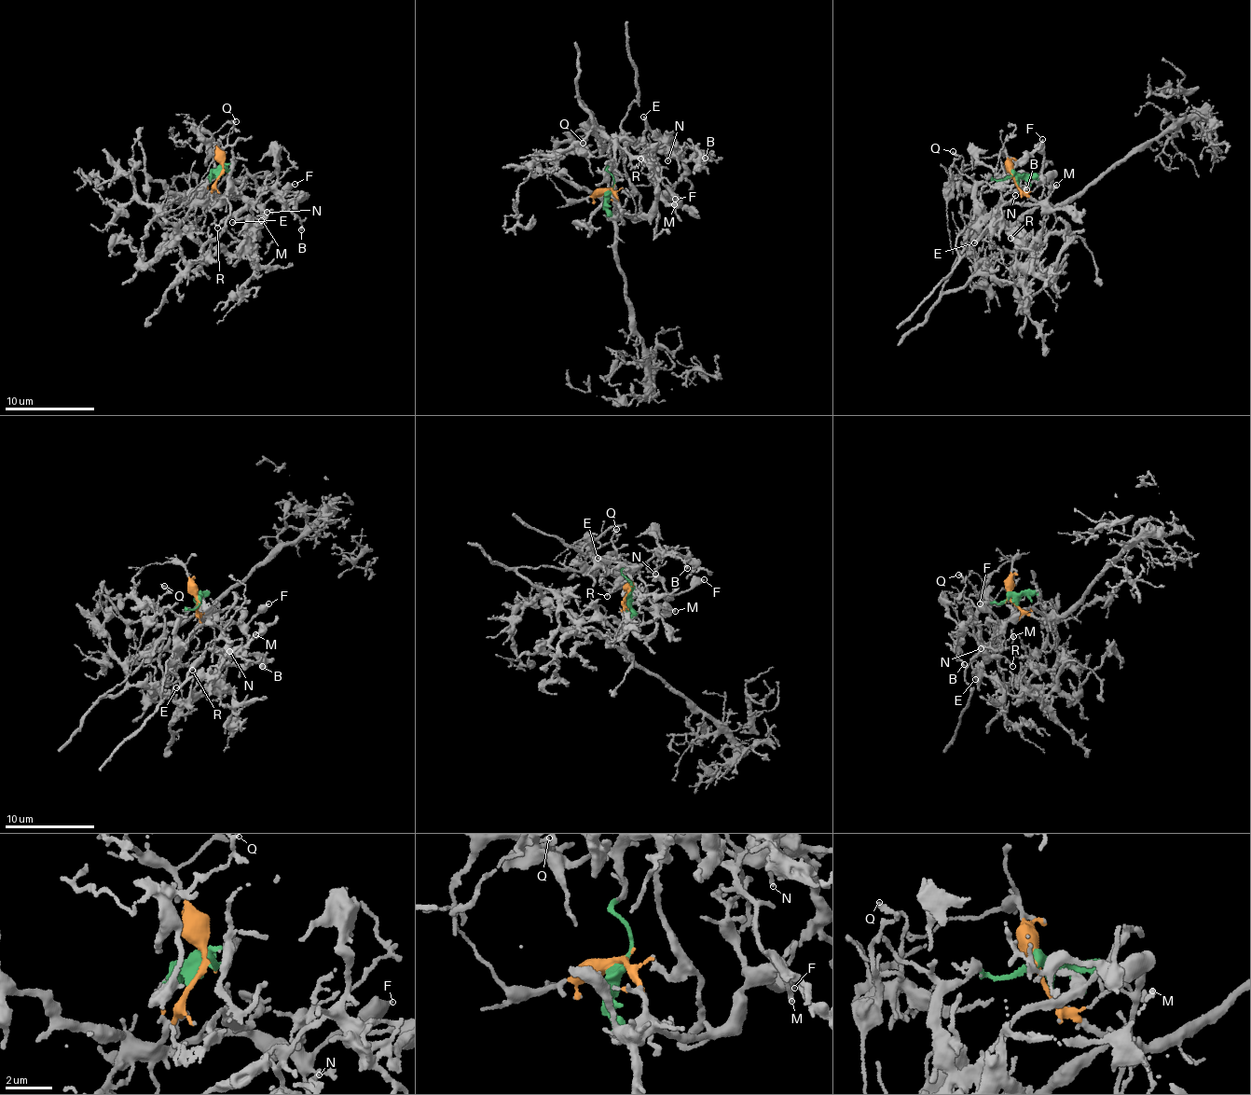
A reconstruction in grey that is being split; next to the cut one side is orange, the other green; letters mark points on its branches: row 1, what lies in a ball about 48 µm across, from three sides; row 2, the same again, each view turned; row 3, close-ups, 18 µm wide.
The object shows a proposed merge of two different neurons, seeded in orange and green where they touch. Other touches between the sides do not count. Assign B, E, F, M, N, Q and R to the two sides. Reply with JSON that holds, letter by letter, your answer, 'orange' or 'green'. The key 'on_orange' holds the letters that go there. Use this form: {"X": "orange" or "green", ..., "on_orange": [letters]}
{"B": "green", "E": "green", "F": "orange", "M": "green", "N": "green", "Q": "green", "R": "green", "on_orange": ["F"]}

